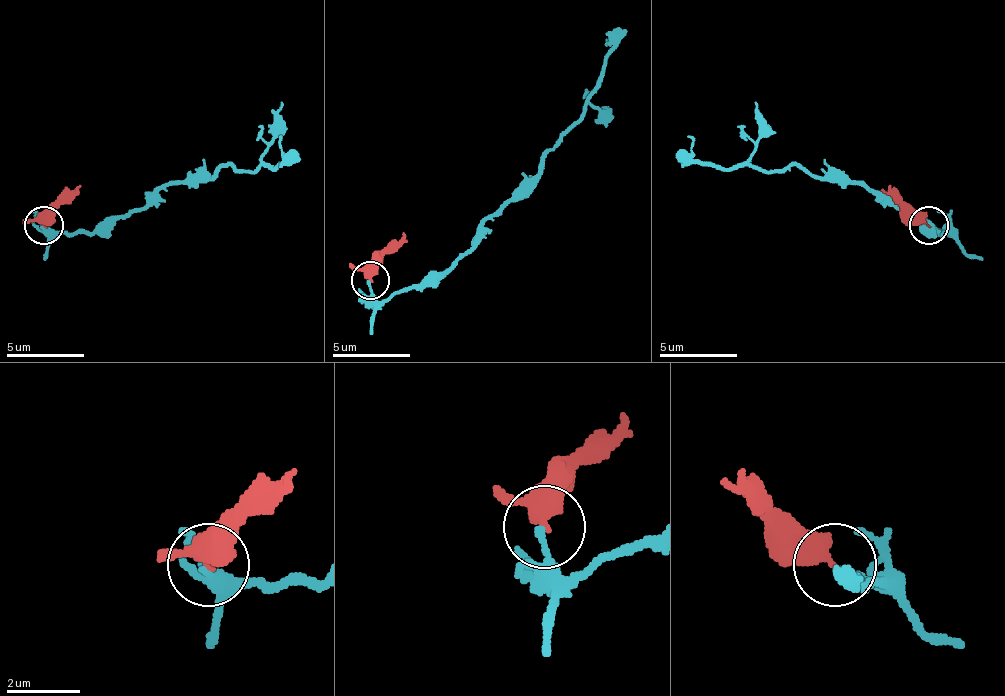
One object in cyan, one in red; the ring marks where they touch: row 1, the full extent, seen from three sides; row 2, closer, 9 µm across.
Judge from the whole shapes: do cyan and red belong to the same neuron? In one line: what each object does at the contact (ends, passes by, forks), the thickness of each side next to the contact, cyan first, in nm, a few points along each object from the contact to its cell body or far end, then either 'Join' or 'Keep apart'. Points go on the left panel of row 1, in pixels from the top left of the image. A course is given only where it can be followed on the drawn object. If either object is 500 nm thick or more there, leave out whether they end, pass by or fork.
At the ring cyan ends. At the ring red passes by. Thickness 150 nm (cyan) against 360 nm. Course of cyan: (45, 226), (106, 230), (172, 183), (207, 180), (226, 164), (253, 172), (269, 168), (280, 160), (280, 137). Course of red: (45, 226), (45, 222), (75, 191). Keep apart

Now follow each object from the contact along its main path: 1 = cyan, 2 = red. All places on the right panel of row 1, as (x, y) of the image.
1: (930, 226), (949, 230), (933, 230), (860, 183), (825, 180), (794, 164), (763, 172), (698, 160), (686, 137)
2: (930, 226), (914, 222), (879, 191)

